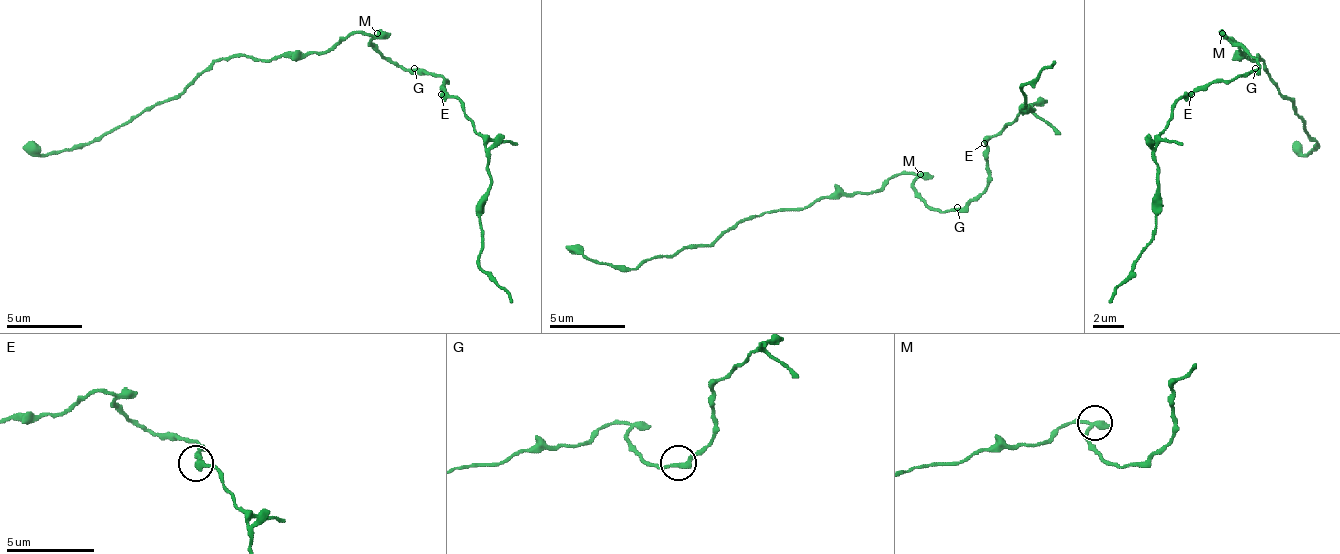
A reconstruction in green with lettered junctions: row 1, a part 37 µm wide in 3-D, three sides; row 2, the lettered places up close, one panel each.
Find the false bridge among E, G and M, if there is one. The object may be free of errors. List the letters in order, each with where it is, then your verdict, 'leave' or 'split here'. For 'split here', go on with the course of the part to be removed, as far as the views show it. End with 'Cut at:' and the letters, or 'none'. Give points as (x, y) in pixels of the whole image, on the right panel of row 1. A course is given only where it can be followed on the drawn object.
E: place (1191, 94); leave
G: place (1255, 68); leave
M: place (1222, 33); split here; course (1221, 34), (1240, 53), (1255, 60), (1259, 56), (1316, 140), (1308, 155), (1293, 144)
Cut at: M

